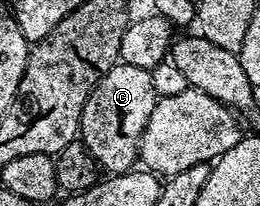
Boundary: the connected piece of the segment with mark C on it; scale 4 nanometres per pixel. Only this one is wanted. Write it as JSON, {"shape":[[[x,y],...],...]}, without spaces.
{"shape":[[[117,63],[97,83],[81,115],[79,137],[104,174],[129,173],[139,159],[139,140],[156,103],[150,69]]]}

